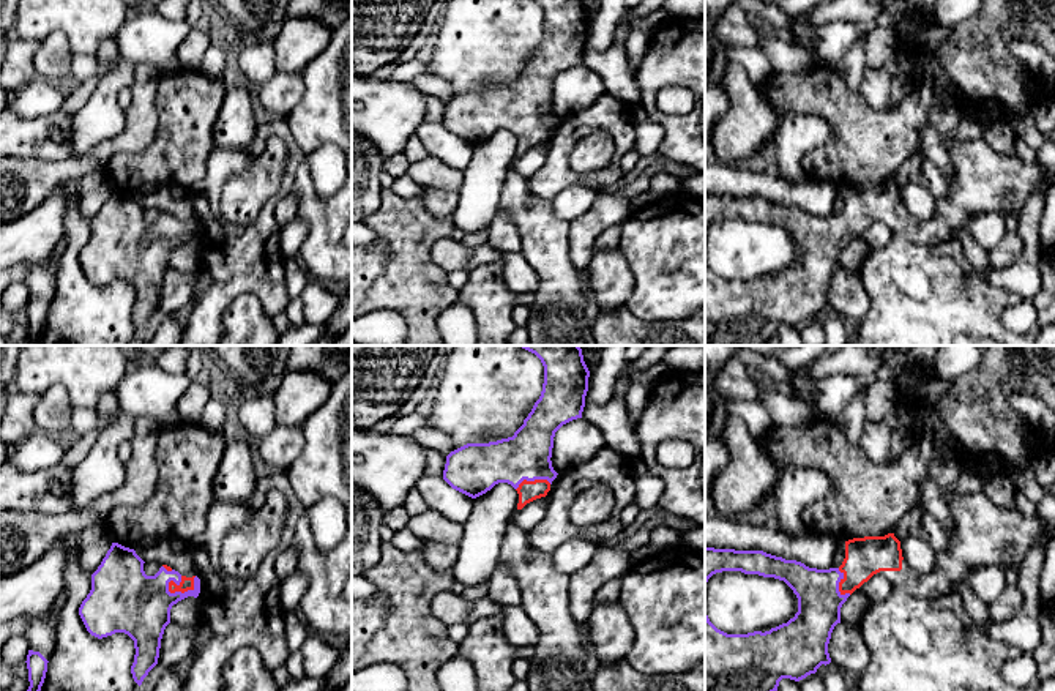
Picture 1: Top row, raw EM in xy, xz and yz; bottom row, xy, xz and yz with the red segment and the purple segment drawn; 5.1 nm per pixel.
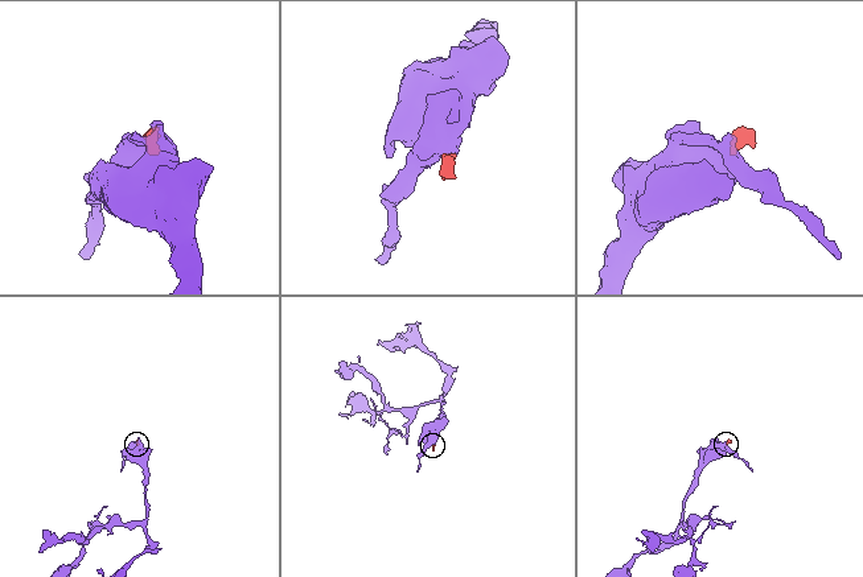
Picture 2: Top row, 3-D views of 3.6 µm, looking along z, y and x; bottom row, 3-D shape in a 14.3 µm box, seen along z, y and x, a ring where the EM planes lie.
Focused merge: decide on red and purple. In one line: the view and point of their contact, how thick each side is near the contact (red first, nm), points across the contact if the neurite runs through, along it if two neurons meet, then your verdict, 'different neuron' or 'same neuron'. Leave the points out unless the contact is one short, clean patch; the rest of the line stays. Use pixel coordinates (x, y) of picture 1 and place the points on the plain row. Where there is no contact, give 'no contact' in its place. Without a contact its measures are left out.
contact xy (185, 237); calibres 70 and 320 nm; way xy (186, 231), (185, 237), (160, 239), (139, 253); same neuron

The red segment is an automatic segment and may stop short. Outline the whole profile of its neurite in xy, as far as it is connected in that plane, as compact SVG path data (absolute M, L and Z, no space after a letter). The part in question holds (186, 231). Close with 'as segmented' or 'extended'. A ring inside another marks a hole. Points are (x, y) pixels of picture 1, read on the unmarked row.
M112 189L91 221L91 237L79 254L91 282L103 286L125 279L134 287L131 320L139 333L158 311L172 252L200 240L197 222L181 222L167 211L155 222L147 222L144 210L134 196Z; extended

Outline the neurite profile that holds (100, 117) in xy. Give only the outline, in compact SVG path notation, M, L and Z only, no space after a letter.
M120 58L115 69L101 77L91 96L73 115L71 158L88 153L123 129L125 109L118 104L118 95L132 82L134 63L126 58Z

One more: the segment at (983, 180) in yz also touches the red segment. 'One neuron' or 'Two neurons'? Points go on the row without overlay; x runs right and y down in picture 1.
One neuron

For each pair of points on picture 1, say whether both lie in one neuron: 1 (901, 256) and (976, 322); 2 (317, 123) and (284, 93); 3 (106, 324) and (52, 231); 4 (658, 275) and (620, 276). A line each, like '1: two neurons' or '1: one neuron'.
1: one neuron
2: two neurons
3: two neurons
4: two neurons

